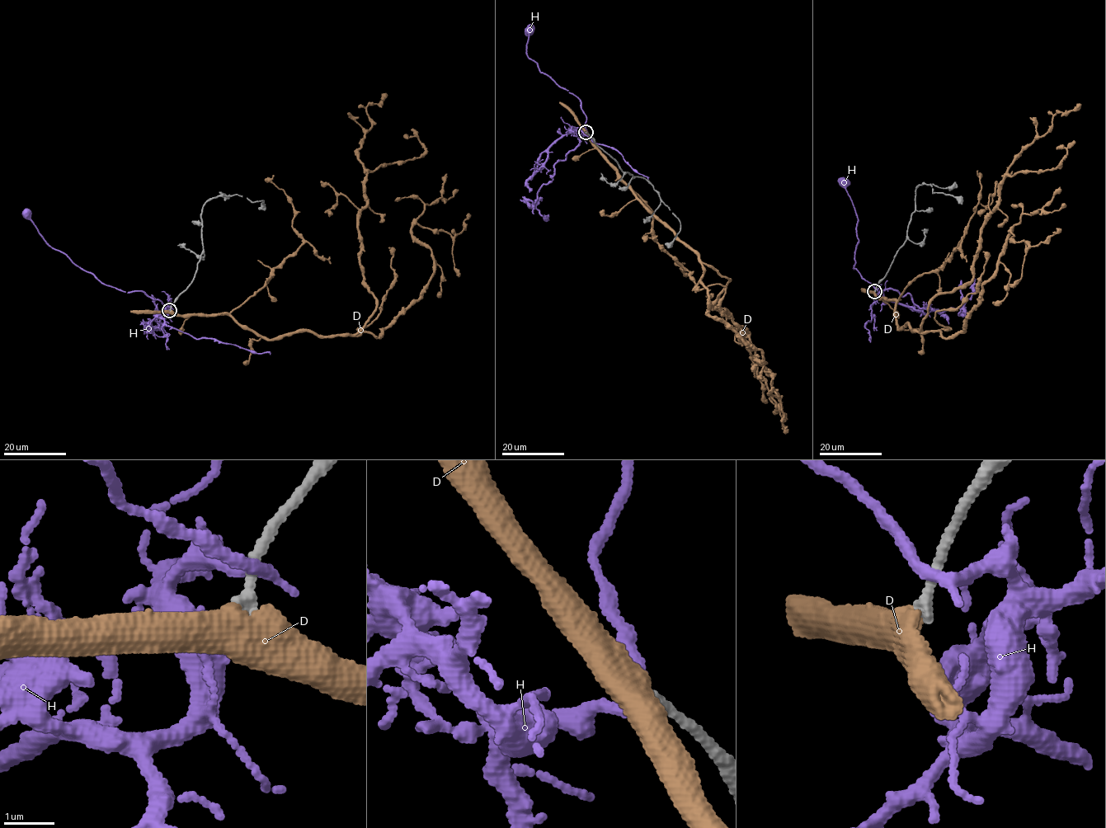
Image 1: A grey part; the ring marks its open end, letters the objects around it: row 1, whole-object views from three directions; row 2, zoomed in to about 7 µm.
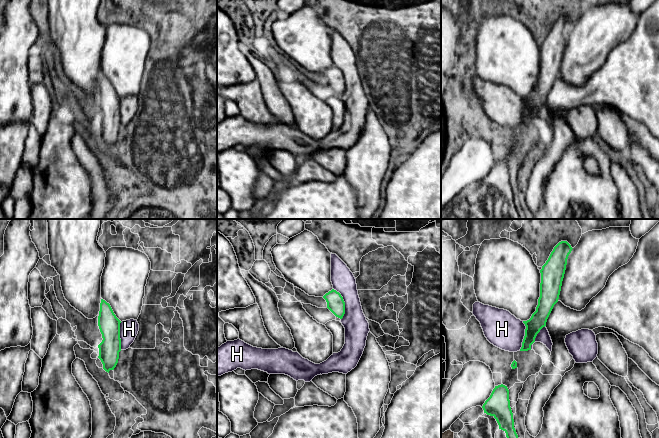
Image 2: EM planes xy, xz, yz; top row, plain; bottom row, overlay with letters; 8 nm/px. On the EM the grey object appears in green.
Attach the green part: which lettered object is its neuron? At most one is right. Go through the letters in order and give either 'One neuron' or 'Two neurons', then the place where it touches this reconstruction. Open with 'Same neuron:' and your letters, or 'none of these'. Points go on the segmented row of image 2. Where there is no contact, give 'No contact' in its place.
Same neuron: D
D: One neuron. No contact
H: Two neurons. Touches green at xz (344, 303)

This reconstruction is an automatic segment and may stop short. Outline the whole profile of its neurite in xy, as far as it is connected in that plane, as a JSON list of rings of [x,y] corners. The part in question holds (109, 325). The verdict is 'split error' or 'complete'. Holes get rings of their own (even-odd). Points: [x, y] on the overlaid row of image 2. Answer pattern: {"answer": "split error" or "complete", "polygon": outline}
{"answer": "complete", "polygon": [[[101,299],[98,326],[103,340],[98,345],[98,358],[103,364],[103,369],[108,373],[116,367],[121,351],[120,323],[110,304]]]}

